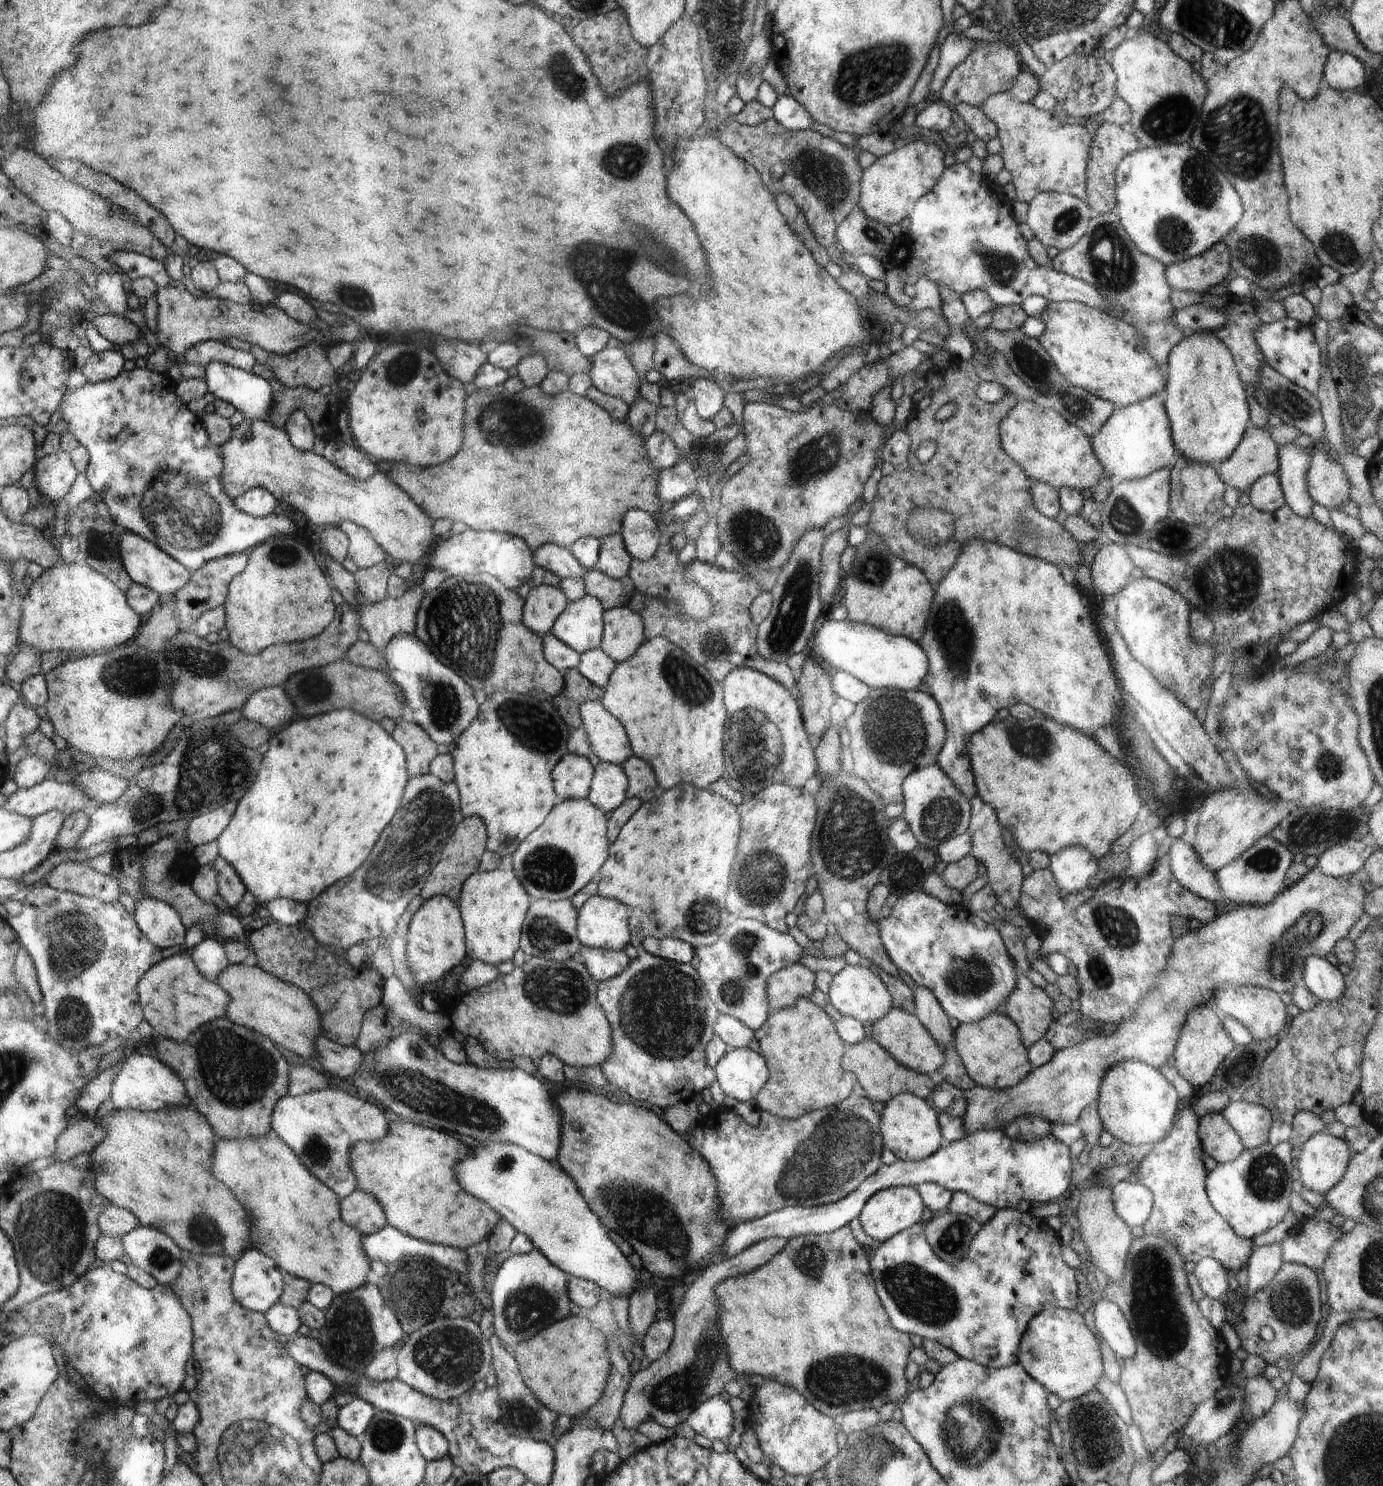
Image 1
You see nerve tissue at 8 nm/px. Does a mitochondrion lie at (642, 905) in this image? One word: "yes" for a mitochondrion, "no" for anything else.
no

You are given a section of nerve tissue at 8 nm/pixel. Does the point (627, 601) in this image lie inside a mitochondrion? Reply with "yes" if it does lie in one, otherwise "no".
no

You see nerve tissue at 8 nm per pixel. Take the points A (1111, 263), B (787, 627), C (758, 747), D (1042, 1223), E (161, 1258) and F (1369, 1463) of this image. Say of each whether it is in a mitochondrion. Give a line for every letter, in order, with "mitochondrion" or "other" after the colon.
A: mitochondrion
B: mitochondrion
C: mitochondrion
D: other
E: mitochondrion
F: mitochondrion

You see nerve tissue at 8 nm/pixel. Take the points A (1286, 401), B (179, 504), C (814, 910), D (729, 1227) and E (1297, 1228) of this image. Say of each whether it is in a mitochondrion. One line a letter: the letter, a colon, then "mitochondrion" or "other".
A: mitochondrion
B: mitochondrion
C: other
D: other
E: other

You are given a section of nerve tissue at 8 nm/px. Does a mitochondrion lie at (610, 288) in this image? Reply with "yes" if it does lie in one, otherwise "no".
yes

